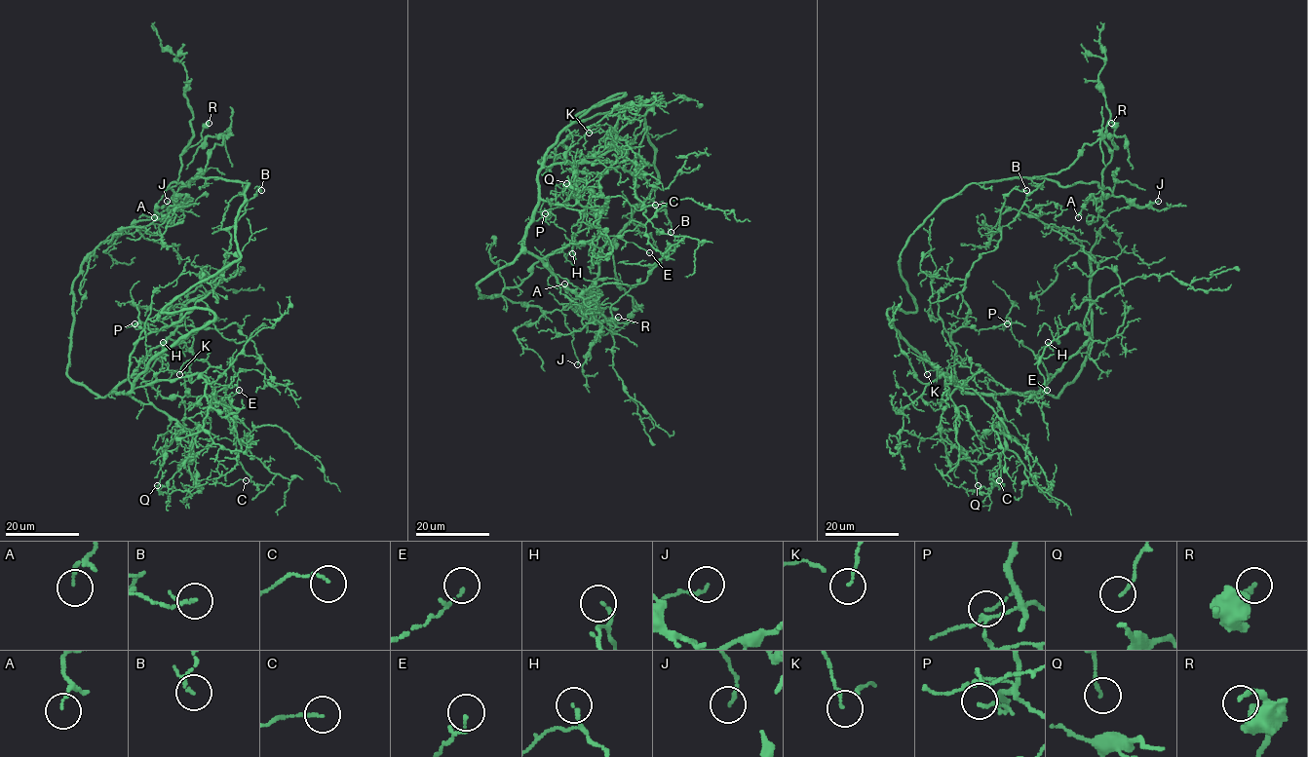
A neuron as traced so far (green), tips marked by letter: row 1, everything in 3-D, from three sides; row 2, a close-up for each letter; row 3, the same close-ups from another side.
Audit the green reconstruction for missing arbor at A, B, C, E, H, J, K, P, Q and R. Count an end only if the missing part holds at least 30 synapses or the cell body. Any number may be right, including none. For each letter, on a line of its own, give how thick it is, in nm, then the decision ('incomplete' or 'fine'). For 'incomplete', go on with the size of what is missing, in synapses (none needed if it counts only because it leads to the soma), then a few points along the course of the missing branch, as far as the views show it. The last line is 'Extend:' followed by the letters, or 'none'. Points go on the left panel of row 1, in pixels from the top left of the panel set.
A: 90 nm | fine
B: 90 nm | fine
C: 100 nm | fine
E: 110 nm | fine
H: 130 nm | fine
J: 120 nm | fine
K: 80 nm | fine
P: 110 nm | fine
Q: 110 nm | fine
R: 200 nm | fine
Extend: none

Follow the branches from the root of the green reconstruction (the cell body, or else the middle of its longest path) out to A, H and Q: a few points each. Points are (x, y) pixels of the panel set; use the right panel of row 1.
A: (887, 316), (890, 308), (916, 310), (899, 267), (906, 240), (971, 183), (1096, 182), (1100, 189), (1078, 217)
H: (887, 316), (914, 350), (969, 393), (1041, 391), (1052, 375), (1049, 377), (1036, 355), (1049, 345), (1048, 342)
Q: (887, 316), (942, 374), (965, 391), (990, 394), (1002, 409), (967, 453), (978, 485)

